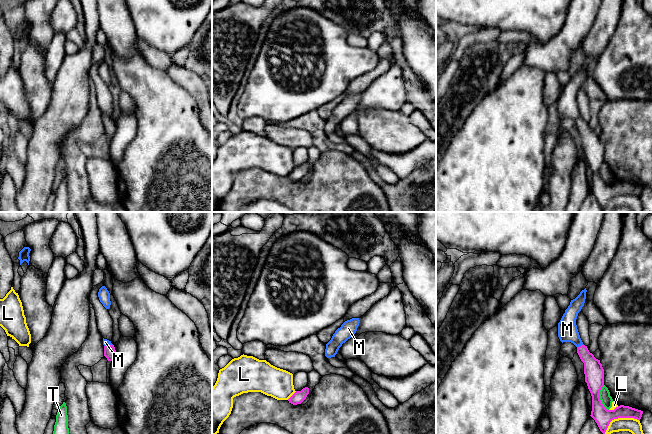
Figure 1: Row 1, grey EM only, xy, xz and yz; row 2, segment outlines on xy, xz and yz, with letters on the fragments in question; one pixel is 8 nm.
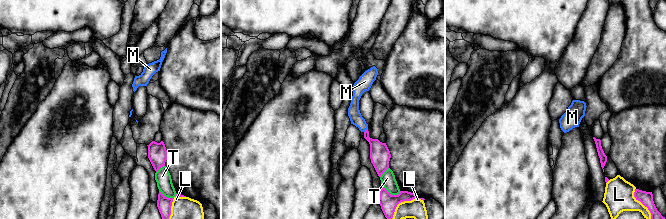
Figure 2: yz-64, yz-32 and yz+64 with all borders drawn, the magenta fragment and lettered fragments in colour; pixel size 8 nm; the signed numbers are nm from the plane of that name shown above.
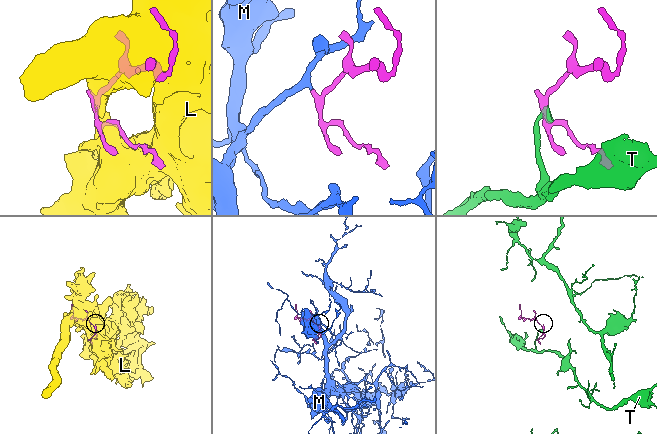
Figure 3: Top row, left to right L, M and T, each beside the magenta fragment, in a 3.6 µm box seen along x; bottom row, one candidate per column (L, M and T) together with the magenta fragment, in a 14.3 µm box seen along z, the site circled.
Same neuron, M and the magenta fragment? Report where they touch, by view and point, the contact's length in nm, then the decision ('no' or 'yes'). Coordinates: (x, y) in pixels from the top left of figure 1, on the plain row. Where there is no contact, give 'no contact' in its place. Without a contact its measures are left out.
meets magenta in yz at (581, 121); contact 60 nm long; yes

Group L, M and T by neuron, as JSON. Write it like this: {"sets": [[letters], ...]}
{"sets": [["L"], ["M"], ["T"]]}

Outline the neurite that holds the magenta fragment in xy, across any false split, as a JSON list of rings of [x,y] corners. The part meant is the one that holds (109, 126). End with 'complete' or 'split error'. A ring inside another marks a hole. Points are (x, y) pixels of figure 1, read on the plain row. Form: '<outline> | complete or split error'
[[[103,114],[103,121],[104,121],[104,132],[107,134],[108,137],[113,137],[116,126],[114,121],[111,117]]] | split error

